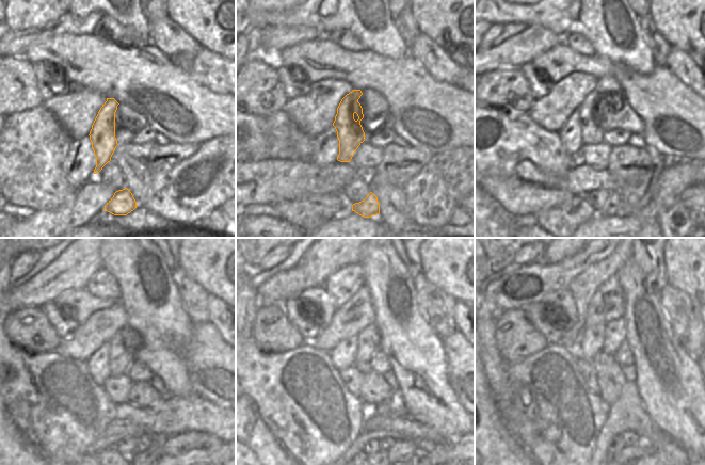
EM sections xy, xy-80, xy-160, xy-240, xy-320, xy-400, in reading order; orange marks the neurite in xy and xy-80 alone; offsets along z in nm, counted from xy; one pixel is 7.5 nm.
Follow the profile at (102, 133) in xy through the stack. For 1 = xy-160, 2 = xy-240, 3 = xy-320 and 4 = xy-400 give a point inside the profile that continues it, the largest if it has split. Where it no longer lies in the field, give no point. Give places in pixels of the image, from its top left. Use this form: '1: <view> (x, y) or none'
1: xy-160 (596, 103)
2: xy-240 (124, 345)
3: xy-320 (368, 338)
4: xy-400 (614, 334)

